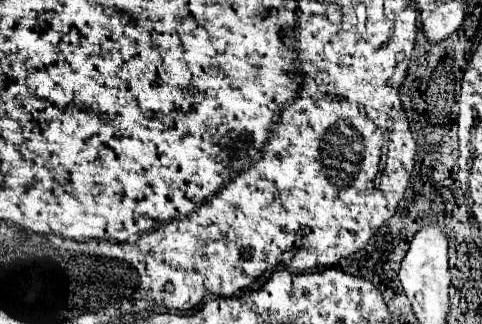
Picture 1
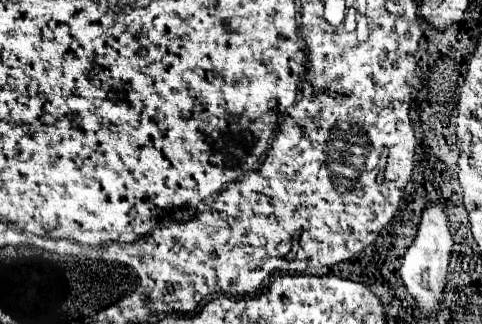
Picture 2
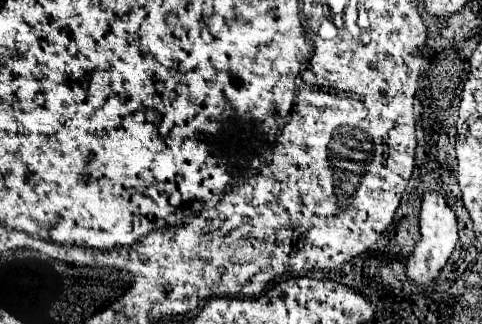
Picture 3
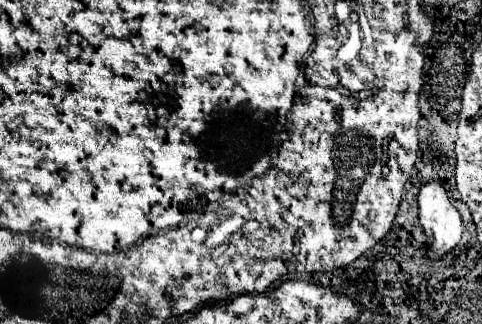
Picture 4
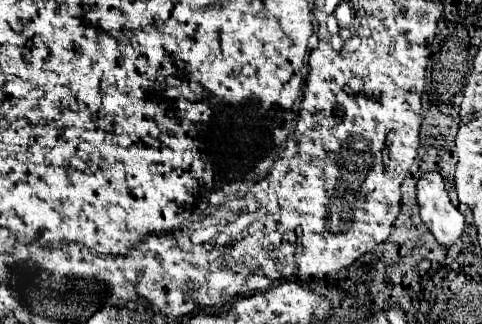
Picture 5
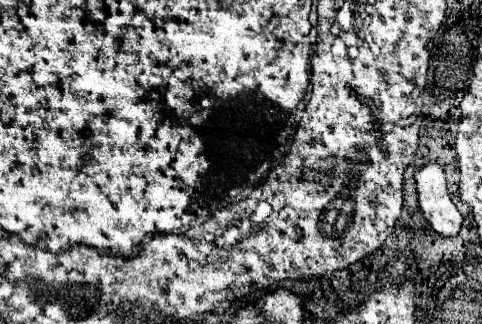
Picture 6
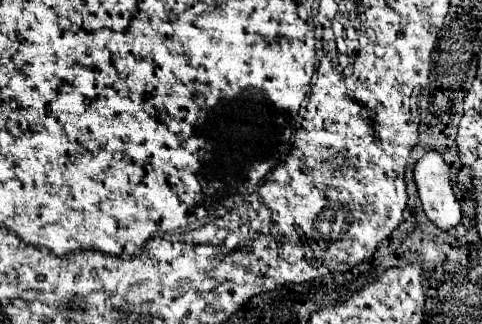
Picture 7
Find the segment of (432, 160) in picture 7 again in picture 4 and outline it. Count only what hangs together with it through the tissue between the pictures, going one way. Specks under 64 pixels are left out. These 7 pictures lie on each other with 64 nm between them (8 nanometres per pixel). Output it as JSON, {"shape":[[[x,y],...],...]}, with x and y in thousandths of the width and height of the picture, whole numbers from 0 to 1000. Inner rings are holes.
{"shape":[[[909,556],[888,562],[867,599],[871,691],[888,728],[888,802],[913,802],[954,747],[959,679],[950,648],[934,630],[925,586]]]}

